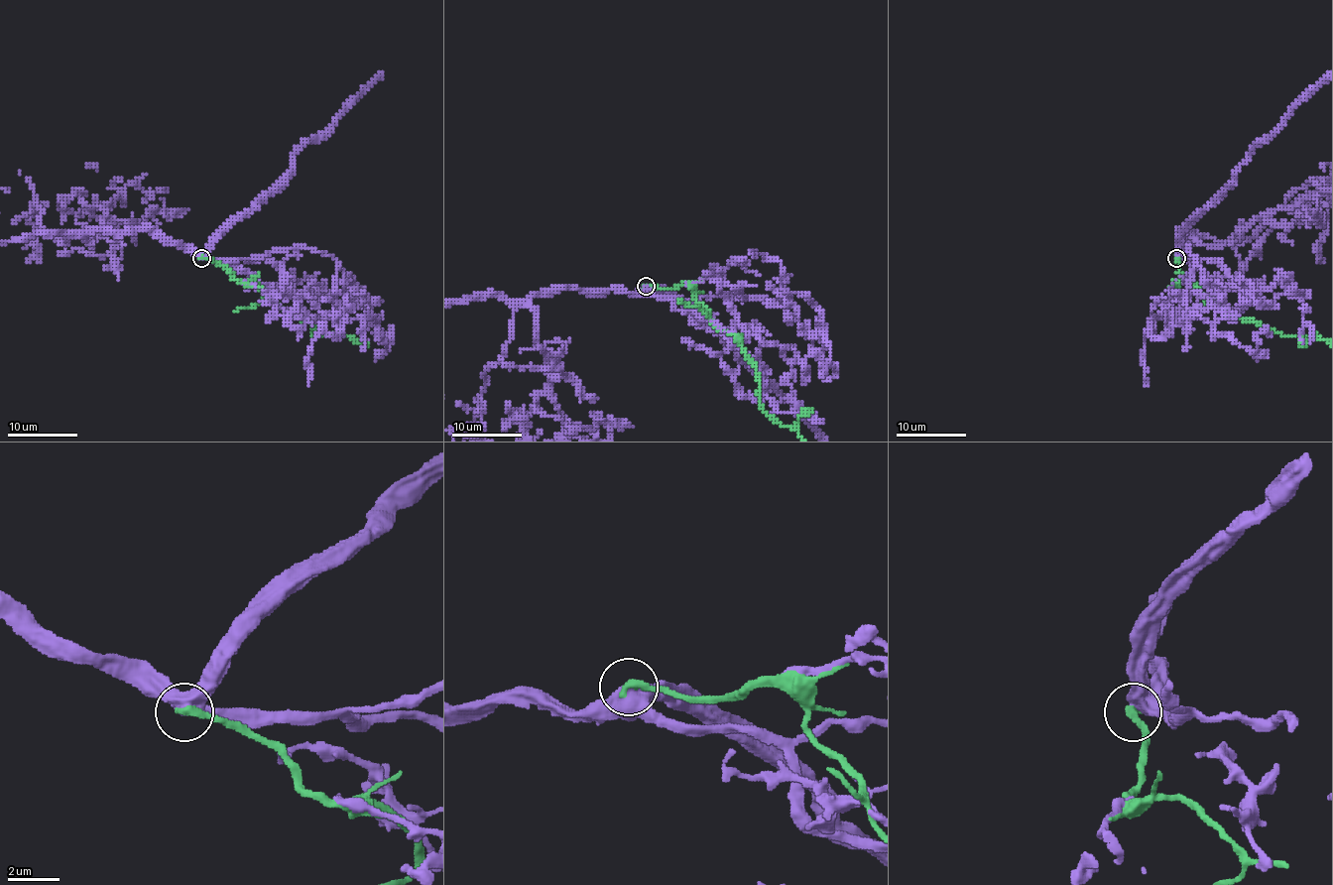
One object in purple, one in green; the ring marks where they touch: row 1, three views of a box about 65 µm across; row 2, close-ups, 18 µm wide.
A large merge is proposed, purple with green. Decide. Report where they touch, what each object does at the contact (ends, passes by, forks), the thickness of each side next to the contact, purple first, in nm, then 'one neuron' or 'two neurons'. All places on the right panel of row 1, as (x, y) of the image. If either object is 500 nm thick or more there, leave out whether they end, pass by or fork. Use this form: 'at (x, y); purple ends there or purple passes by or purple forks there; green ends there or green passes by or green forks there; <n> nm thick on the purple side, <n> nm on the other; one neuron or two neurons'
at (1176, 258); 550 nm thick on the purple side, 300 nm on the other; two neurons

